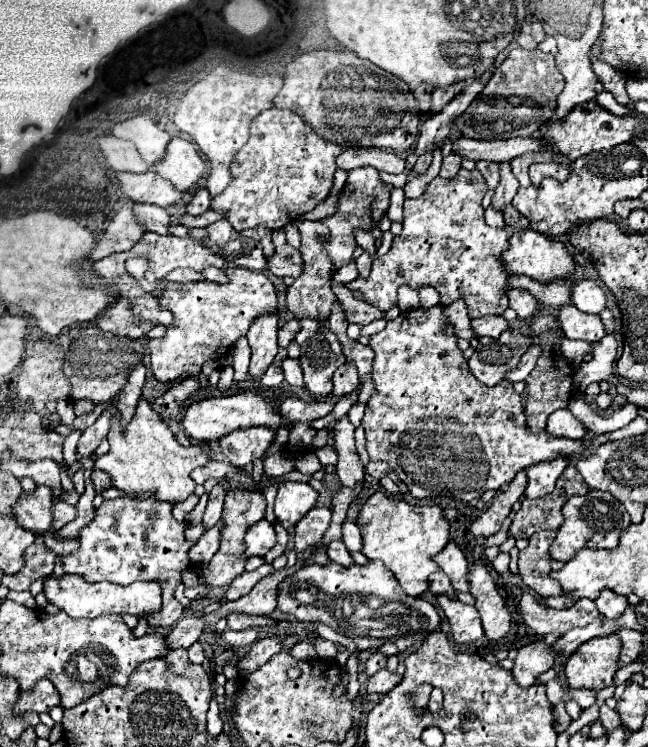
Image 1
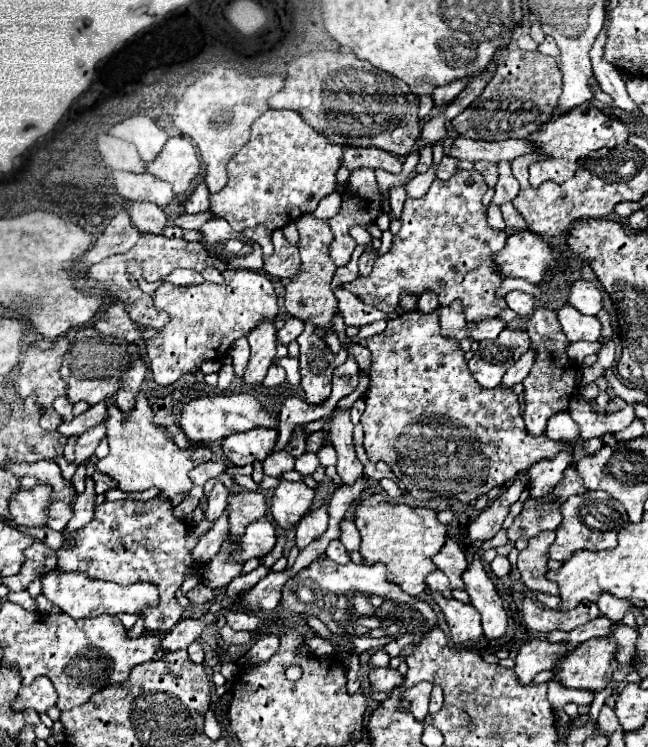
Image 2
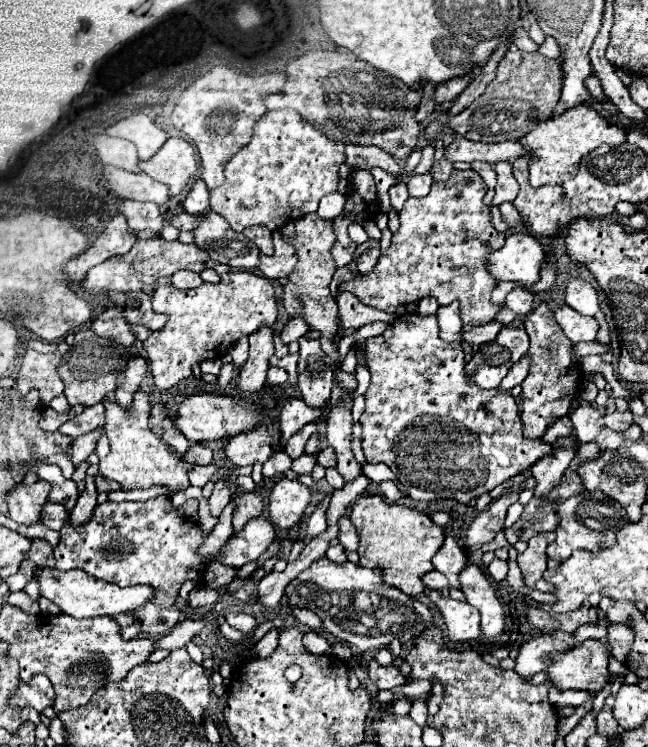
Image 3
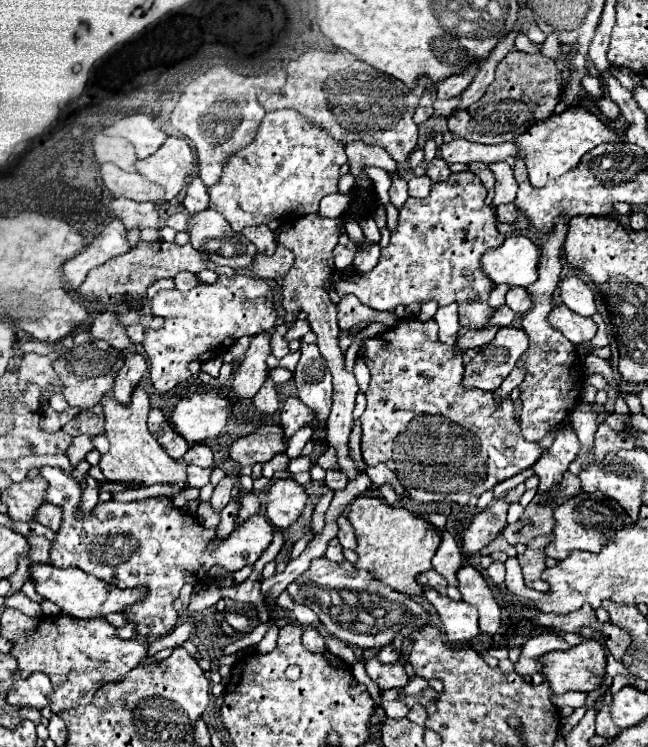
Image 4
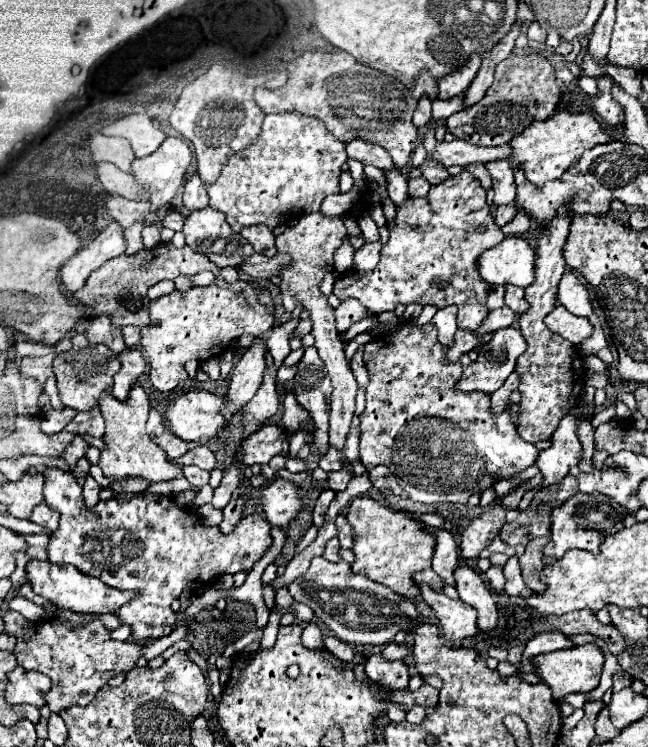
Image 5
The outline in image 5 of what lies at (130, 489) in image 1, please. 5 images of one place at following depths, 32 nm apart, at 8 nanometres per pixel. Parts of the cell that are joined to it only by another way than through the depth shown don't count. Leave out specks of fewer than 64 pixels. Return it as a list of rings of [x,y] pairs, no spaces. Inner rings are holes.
[[[140,384],[132,386],[132,392],[126,402],[116,400],[110,392],[104,392],[98,402],[102,416],[106,420],[106,434],[104,440],[108,448],[102,452],[98,466],[102,468],[106,478],[112,480],[124,480],[124,478],[144,478],[148,484],[154,482],[166,482],[174,478],[182,478],[182,464],[170,462],[166,452],[148,436],[146,432],[146,420],[150,412],[150,400]]]

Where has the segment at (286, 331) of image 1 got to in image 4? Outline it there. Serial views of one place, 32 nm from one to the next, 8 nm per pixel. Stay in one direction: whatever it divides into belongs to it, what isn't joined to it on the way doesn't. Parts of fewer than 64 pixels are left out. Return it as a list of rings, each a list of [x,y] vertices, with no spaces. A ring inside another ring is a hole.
[[[298,318],[294,320],[292,326],[285,335],[285,339],[288,342],[296,339],[302,339],[311,330],[310,324],[306,321],[307,320],[302,320]]]

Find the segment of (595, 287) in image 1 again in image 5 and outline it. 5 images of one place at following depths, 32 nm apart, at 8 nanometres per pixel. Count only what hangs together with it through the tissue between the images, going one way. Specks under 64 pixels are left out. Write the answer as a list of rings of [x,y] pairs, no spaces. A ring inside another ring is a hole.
[[[566,272],[558,284],[558,302],[576,316],[590,316],[594,312],[590,290],[572,272]]]

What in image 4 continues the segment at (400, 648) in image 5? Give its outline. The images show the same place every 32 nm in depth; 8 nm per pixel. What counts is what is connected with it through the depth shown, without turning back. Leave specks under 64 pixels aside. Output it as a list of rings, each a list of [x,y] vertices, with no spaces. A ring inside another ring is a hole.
[[[384,646],[376,656],[378,656],[378,660],[380,660],[382,664],[392,664],[392,662],[400,660],[400,656],[402,656],[402,654],[400,654],[400,652],[396,652],[392,646]]]

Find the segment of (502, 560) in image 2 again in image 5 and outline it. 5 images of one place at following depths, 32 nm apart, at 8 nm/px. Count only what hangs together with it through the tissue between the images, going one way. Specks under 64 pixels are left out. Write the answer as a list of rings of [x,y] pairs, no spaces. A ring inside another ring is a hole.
[[[490,566],[484,574],[492,586],[492,590],[502,590],[504,588],[504,568],[502,566]]]

